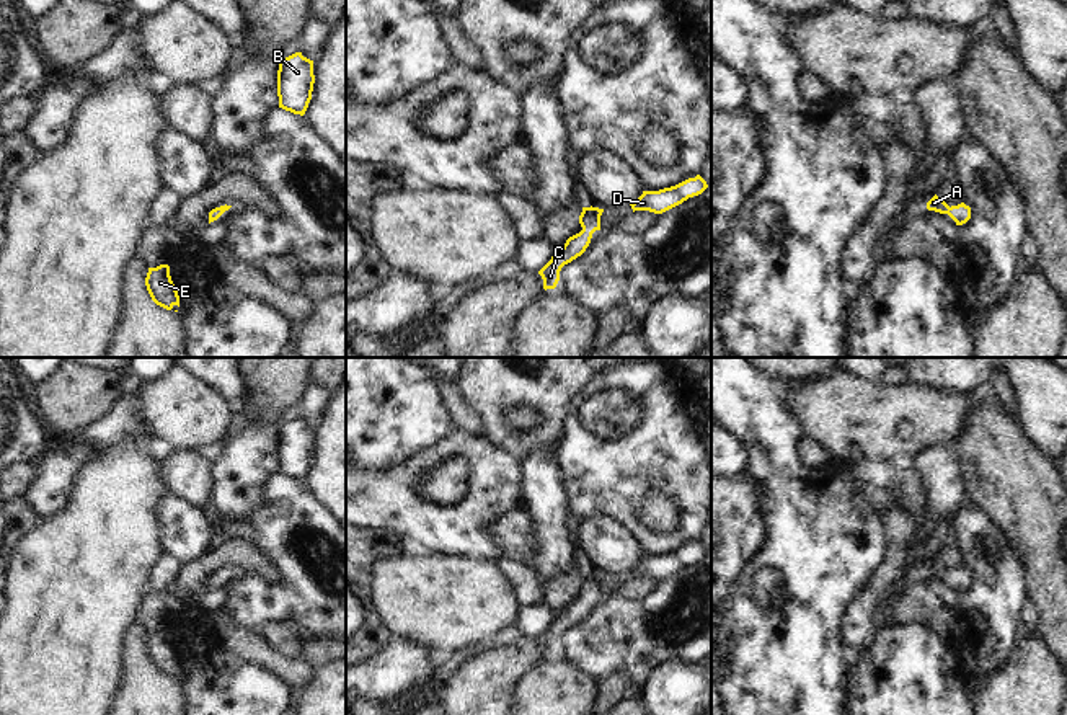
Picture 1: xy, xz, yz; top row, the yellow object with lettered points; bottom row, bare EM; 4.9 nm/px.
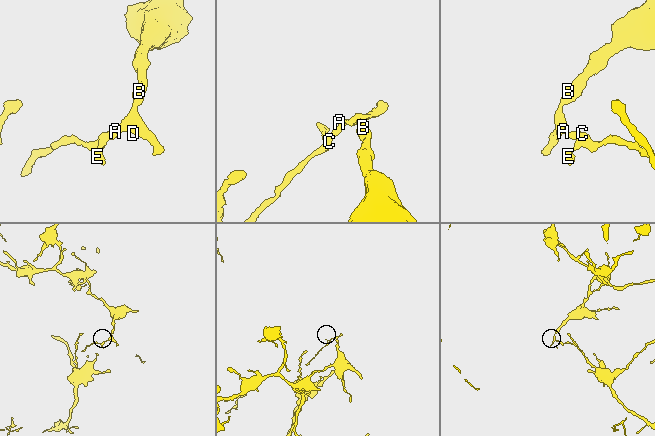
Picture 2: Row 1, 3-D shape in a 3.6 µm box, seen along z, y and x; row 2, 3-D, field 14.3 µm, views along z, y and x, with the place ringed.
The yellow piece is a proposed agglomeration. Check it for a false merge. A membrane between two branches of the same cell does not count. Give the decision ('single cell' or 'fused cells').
single cell

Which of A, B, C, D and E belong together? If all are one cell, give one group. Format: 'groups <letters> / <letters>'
groups A B C D E

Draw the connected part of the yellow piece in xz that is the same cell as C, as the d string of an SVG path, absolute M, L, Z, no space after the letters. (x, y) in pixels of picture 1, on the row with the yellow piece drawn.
M582 207L579 224L582 230L566 240L563 248L538 271L543 279L543 289L555 289L560 281L560 271L564 264L581 256L591 243L592 233L600 230L600 215L604 209Z

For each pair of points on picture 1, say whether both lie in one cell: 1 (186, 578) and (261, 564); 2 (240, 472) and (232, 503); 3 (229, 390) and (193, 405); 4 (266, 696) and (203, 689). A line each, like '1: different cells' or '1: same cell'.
1: same cell
2: same cell
3: different cells
4: same cell

